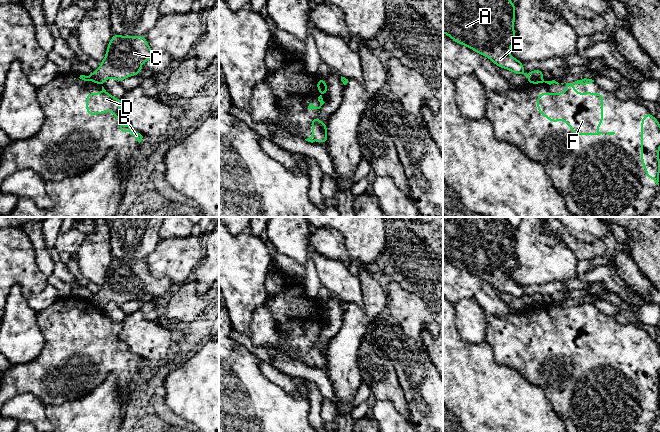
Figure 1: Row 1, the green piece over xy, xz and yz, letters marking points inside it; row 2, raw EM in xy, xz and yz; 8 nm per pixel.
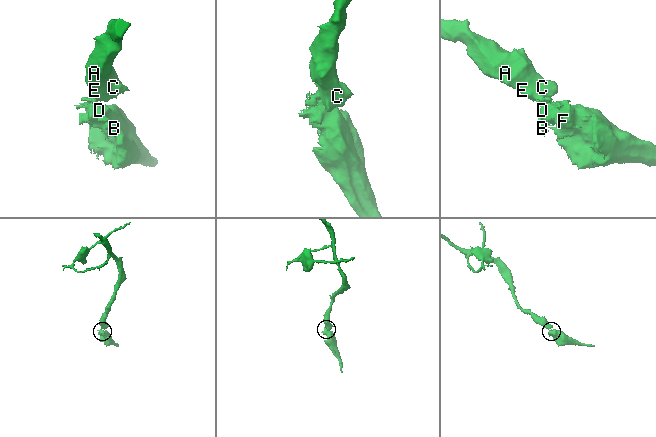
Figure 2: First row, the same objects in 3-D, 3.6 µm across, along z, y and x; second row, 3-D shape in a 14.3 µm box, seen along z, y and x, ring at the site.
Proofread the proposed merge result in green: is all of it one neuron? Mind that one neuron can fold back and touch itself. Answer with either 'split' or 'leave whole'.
split

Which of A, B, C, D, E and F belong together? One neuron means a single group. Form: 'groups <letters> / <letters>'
groups A C E / B D F

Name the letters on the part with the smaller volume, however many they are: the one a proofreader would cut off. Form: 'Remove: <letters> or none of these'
Remove: B, D, F

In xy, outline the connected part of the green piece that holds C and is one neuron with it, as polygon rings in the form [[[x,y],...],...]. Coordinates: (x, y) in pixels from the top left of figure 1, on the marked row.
[[[113,33],[100,67],[91,76],[100,85],[110,77],[121,82],[130,76],[140,75],[142,64],[158,56],[163,55],[157,55],[151,50],[145,36]]]

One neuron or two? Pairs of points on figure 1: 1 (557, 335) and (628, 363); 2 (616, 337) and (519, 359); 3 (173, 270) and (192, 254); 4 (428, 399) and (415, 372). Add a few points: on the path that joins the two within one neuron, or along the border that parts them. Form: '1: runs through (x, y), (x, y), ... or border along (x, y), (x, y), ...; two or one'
1: runs through (575, 353), (586, 362), (610, 362); one
2: runs through (592, 351), (543, 351); one
3: runs through (178, 265), (187, 258); one
4: runs through (425, 392), (419, 379); one

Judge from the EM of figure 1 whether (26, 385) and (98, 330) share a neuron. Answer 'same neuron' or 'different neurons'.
same neuron

